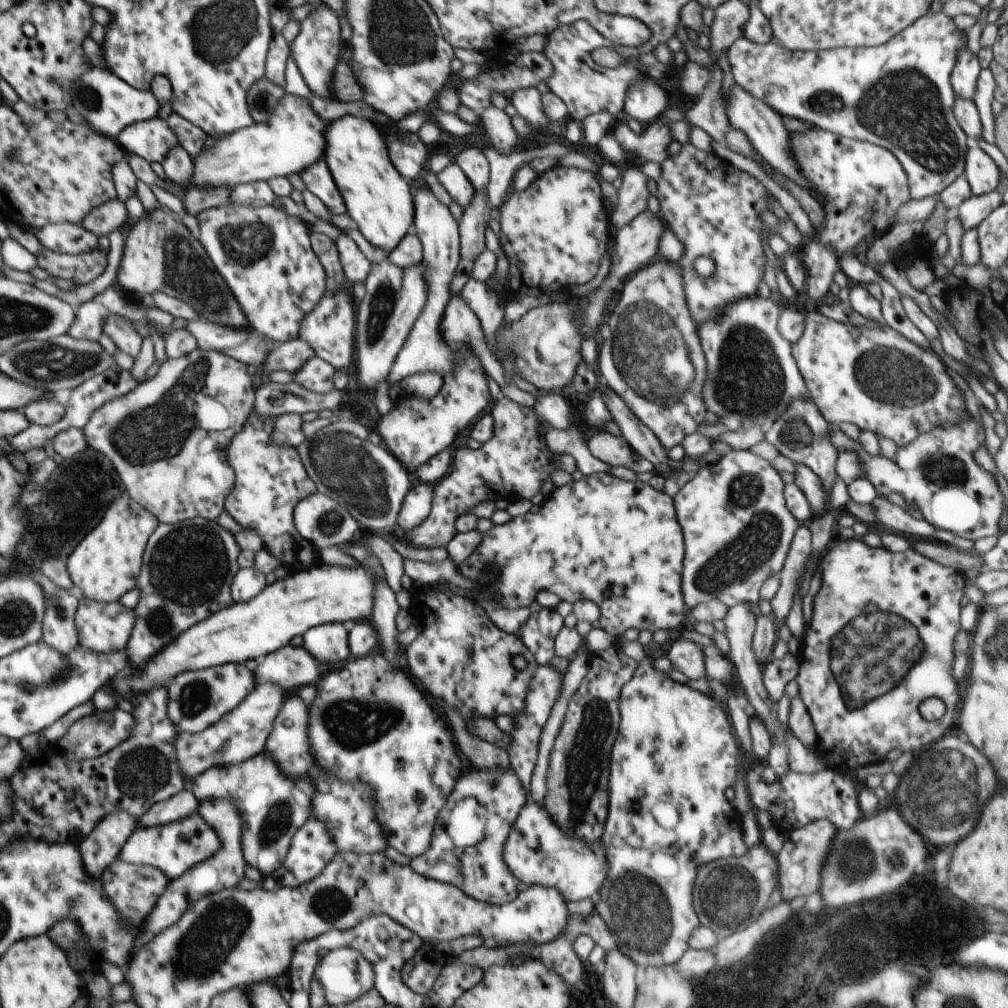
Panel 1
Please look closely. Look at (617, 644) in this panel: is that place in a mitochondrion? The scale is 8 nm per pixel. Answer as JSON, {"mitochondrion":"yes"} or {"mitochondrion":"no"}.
{"mitochondrion":"no"}

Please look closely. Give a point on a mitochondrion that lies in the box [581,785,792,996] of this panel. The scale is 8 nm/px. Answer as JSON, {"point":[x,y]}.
{"point":[658,915]}

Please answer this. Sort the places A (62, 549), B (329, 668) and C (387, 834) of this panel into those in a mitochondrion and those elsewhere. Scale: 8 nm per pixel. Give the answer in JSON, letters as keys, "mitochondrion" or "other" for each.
{"A":"other","B":"other","C":"other"}

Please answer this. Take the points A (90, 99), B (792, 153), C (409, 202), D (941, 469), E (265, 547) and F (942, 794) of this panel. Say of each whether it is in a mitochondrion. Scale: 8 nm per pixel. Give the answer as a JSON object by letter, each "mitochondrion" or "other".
{"A":"mitochondrion","B":"other","C":"other","D":"mitochondrion","E":"other","F":"mitochondrion"}

